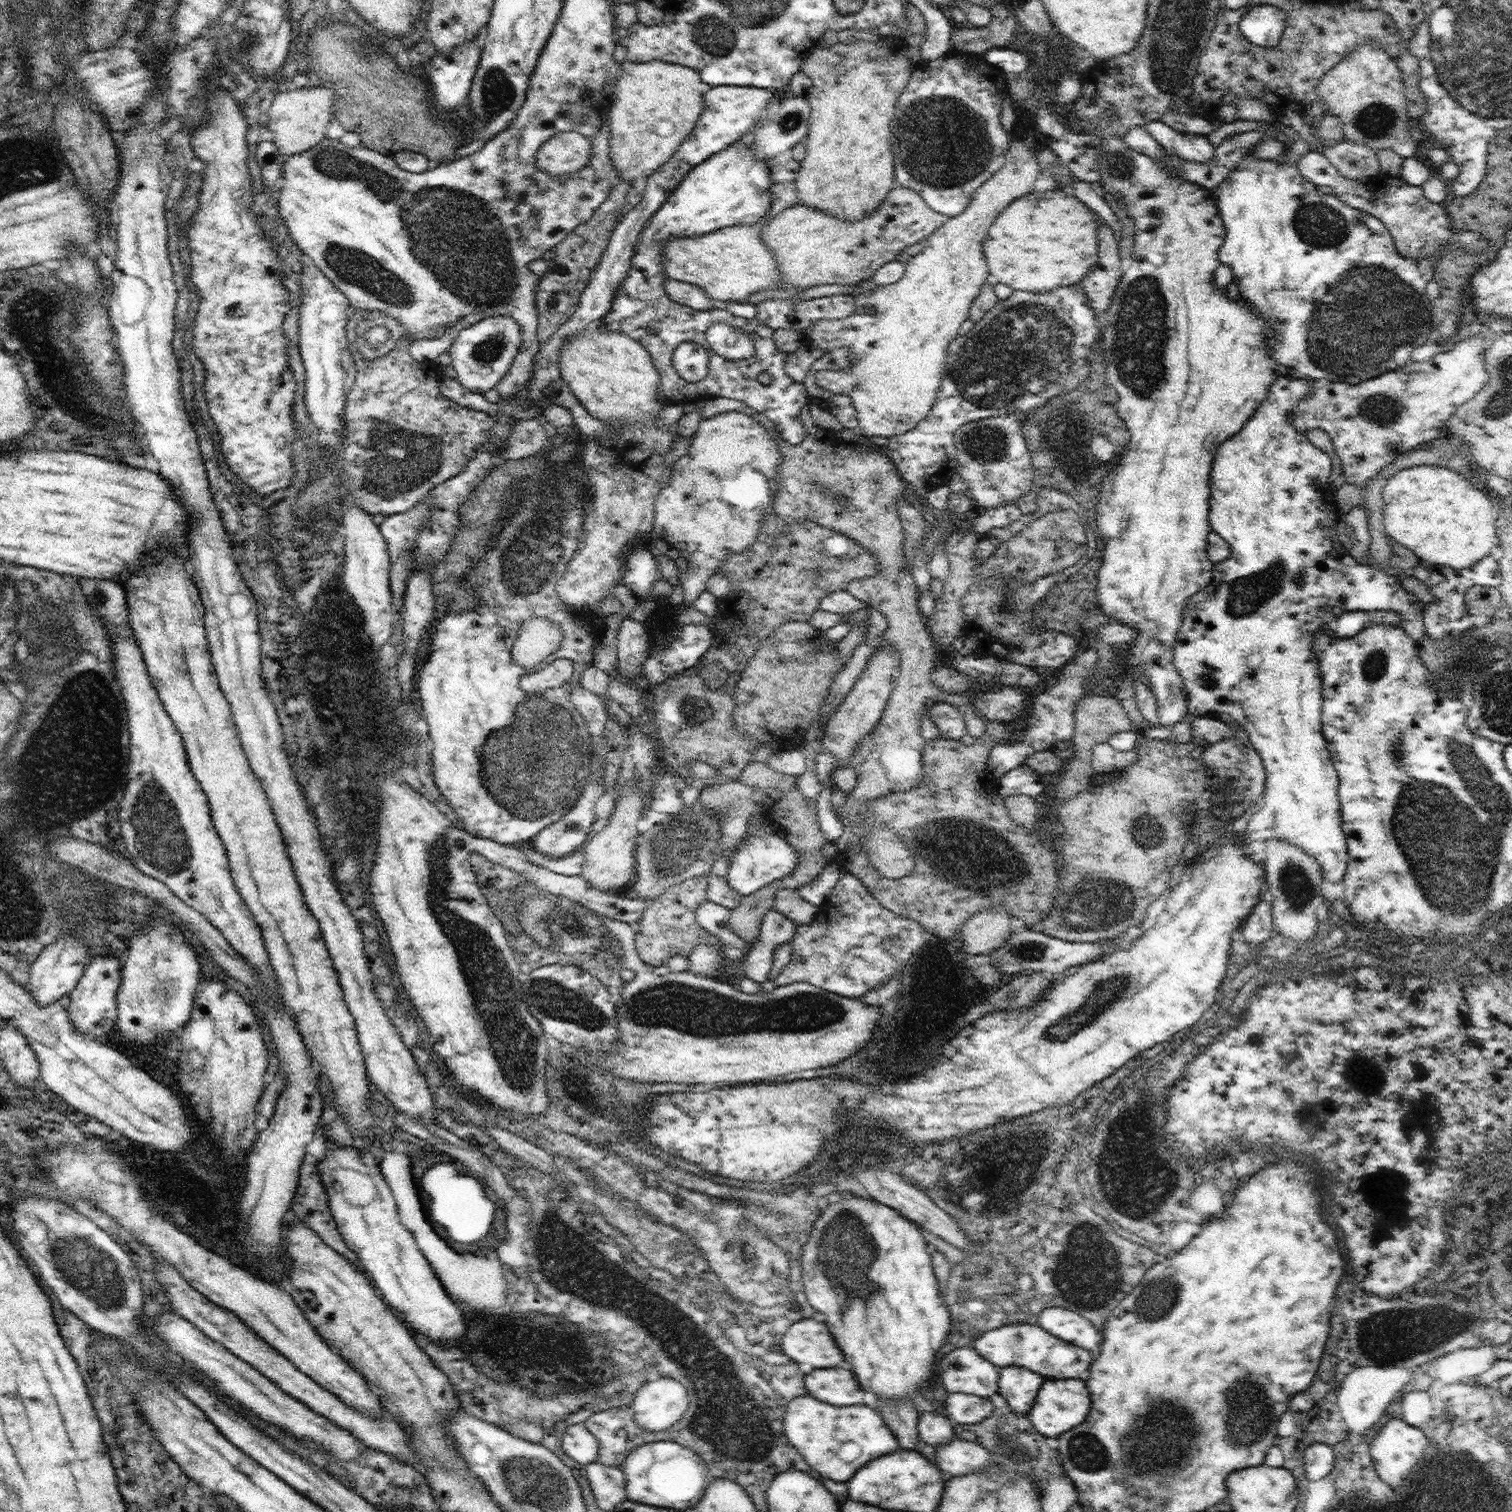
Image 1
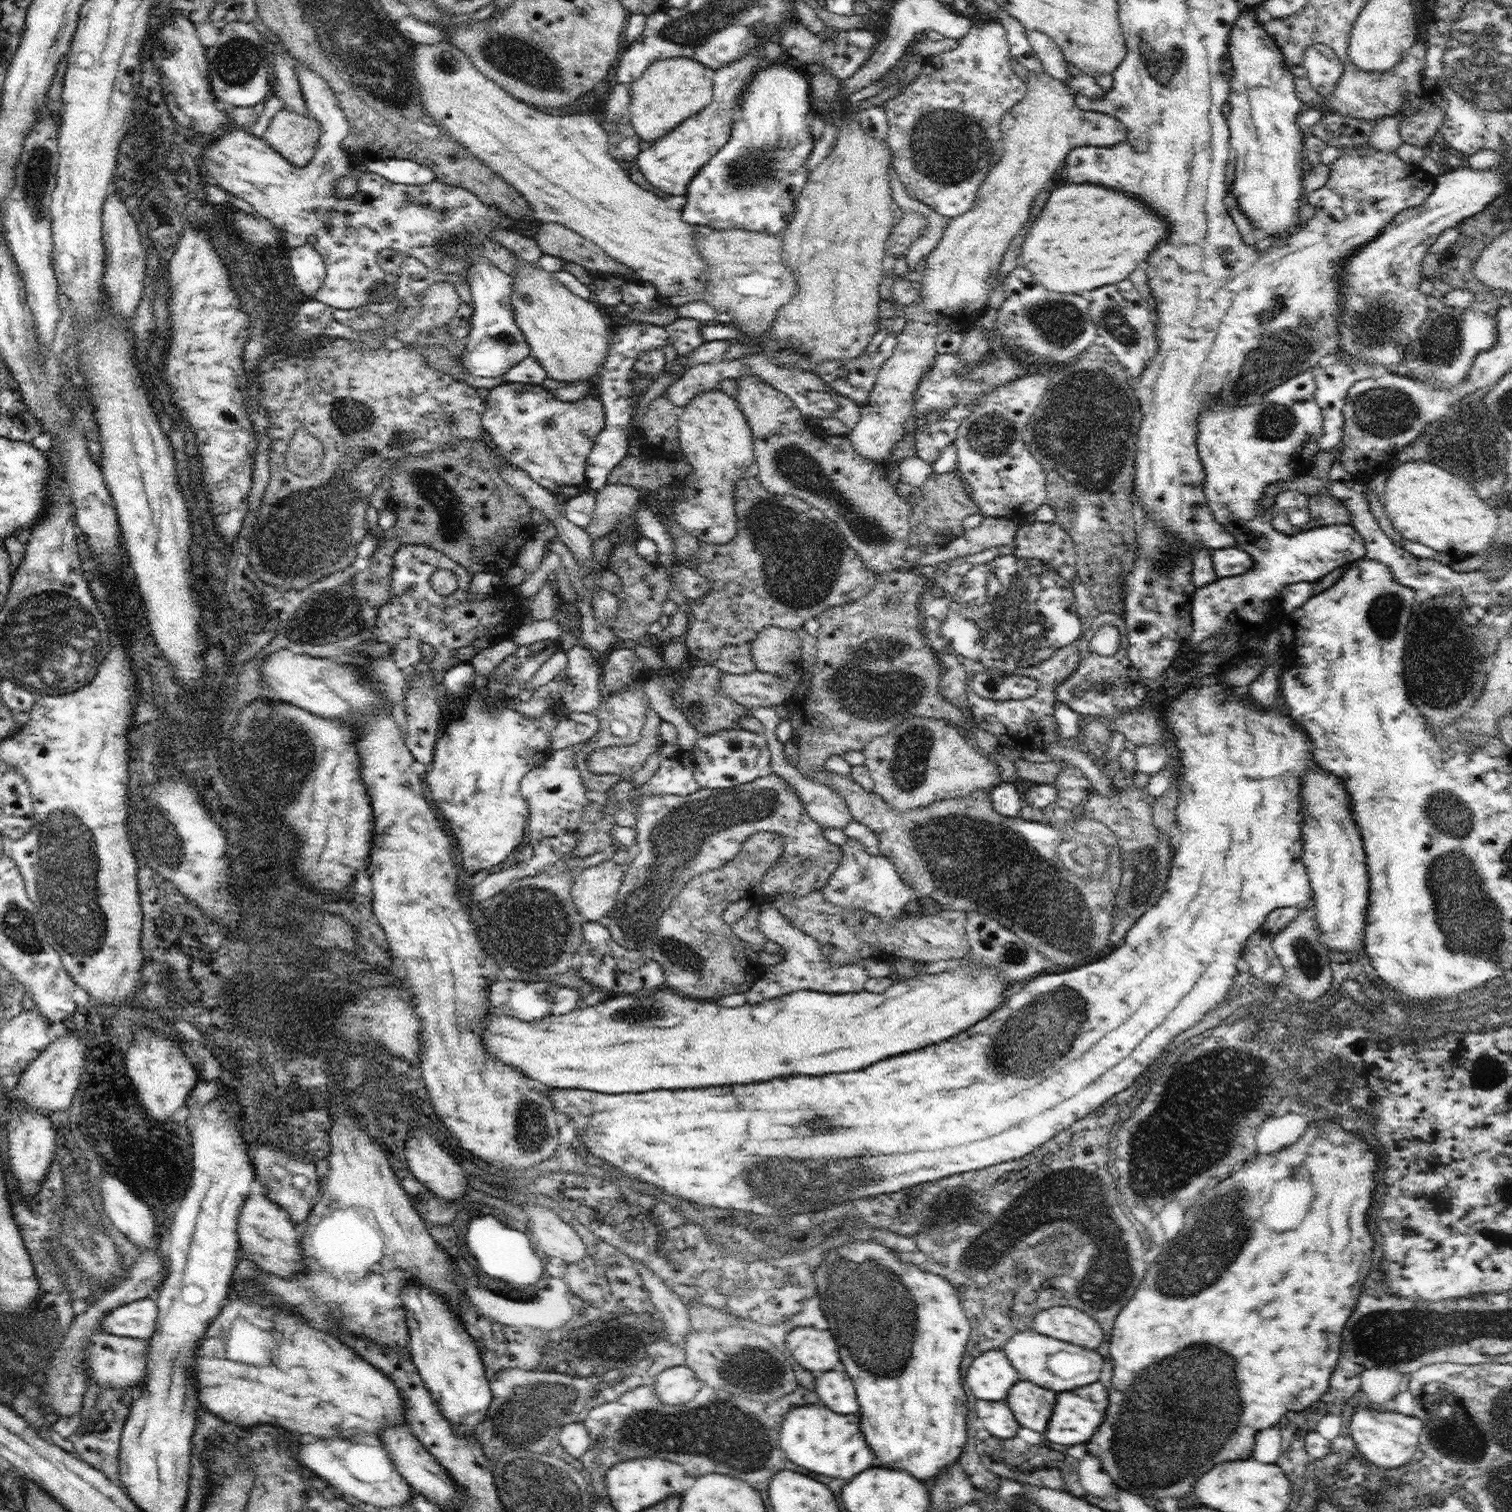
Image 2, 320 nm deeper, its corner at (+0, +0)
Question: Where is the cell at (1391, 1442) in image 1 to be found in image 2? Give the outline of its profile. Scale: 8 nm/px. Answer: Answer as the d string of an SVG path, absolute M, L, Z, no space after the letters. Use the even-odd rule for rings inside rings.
M1364 1406L1354 1412L1352 1422L1347 1425L1359 1452L1369 1462L1382 1468L1398 1468L1406 1464L1418 1448L1418 1434L1422 1430L1422 1422L1414 1416L1404 1416L1400 1412L1378 1412Z

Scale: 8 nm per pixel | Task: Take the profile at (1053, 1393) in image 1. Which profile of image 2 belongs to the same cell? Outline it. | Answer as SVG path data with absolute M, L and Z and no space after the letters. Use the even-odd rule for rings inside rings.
M1094 1382L1090 1386L1082 1386L1082 1390L1070 1390L1070 1392L1062 1392L1056 1396L1056 1406L1054 1406L1054 1414L1048 1422L1048 1430L1046 1430L1046 1438L1048 1444L1078 1444L1088 1442L1096 1433L1098 1426L1102 1424L1104 1416L1106 1416L1106 1408L1108 1408L1108 1392L1100 1382Z

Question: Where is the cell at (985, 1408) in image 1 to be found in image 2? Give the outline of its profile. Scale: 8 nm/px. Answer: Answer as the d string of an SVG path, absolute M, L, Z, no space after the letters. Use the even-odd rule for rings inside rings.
M976 1401L976 1412L984 1428L998 1438L1014 1438L1020 1423L1004 1401Z

